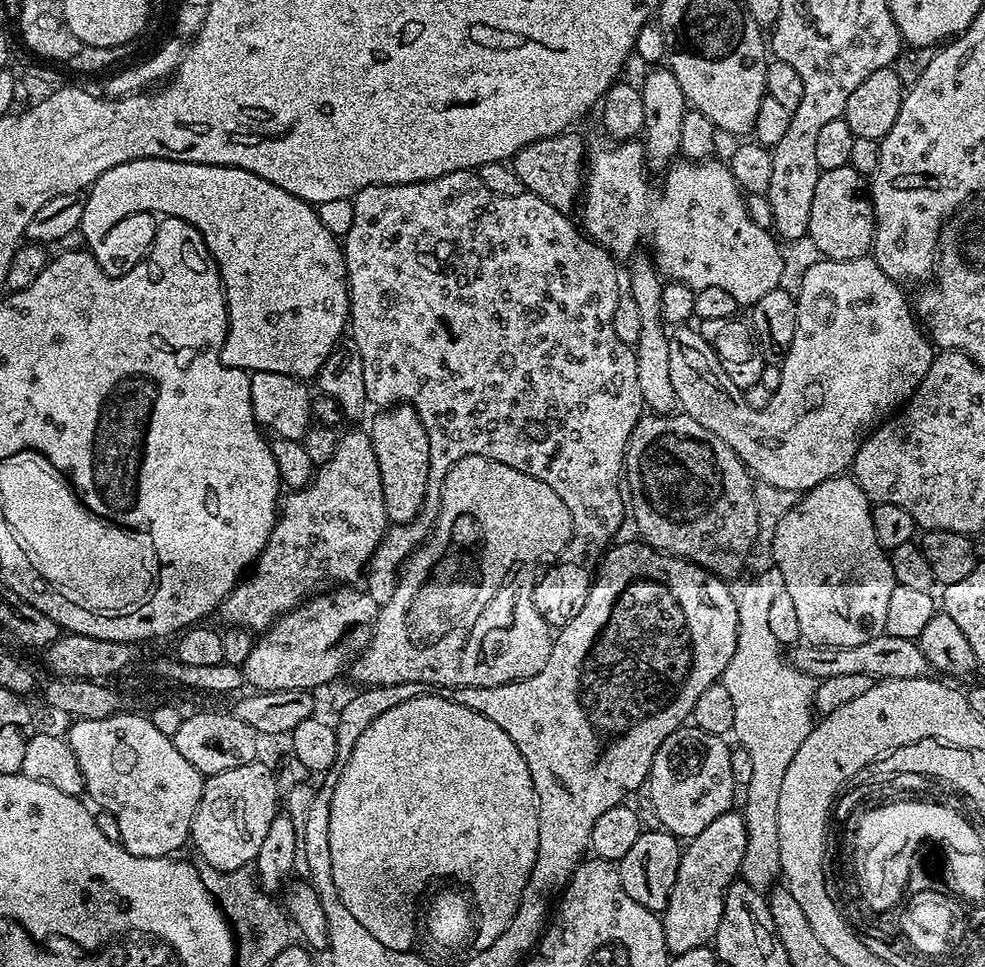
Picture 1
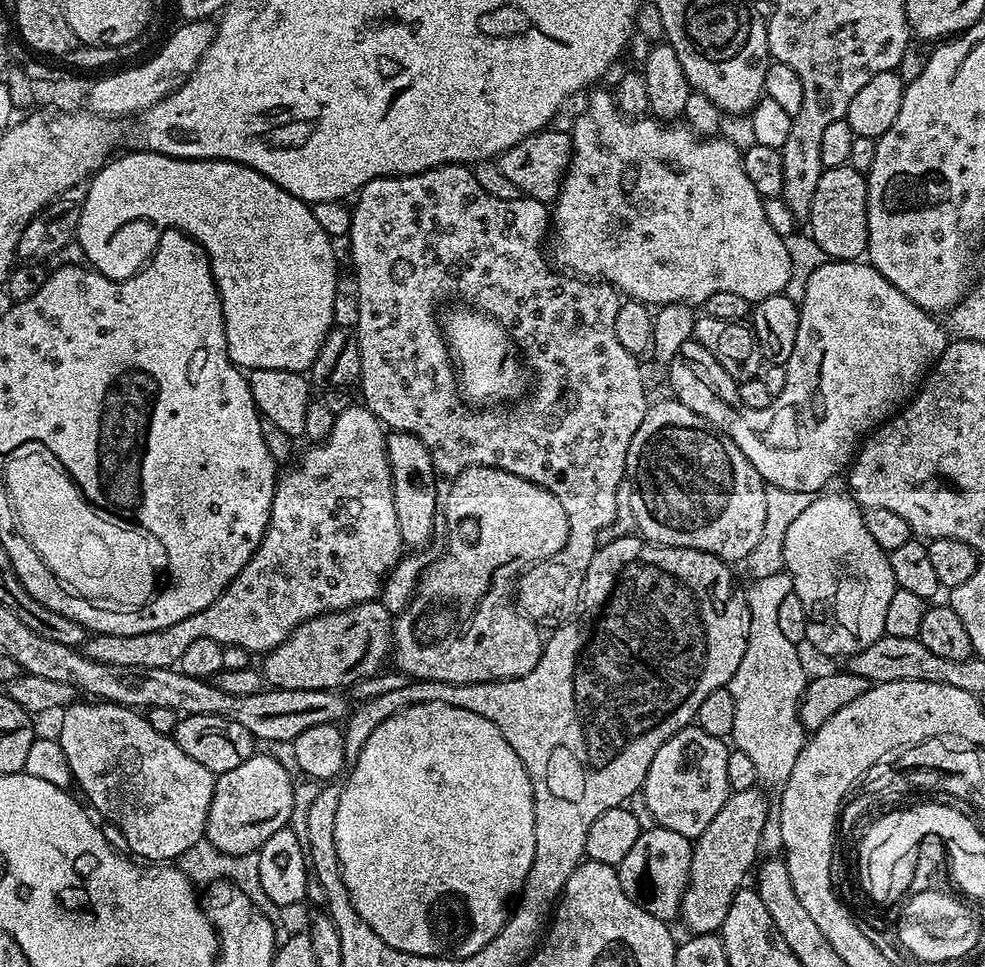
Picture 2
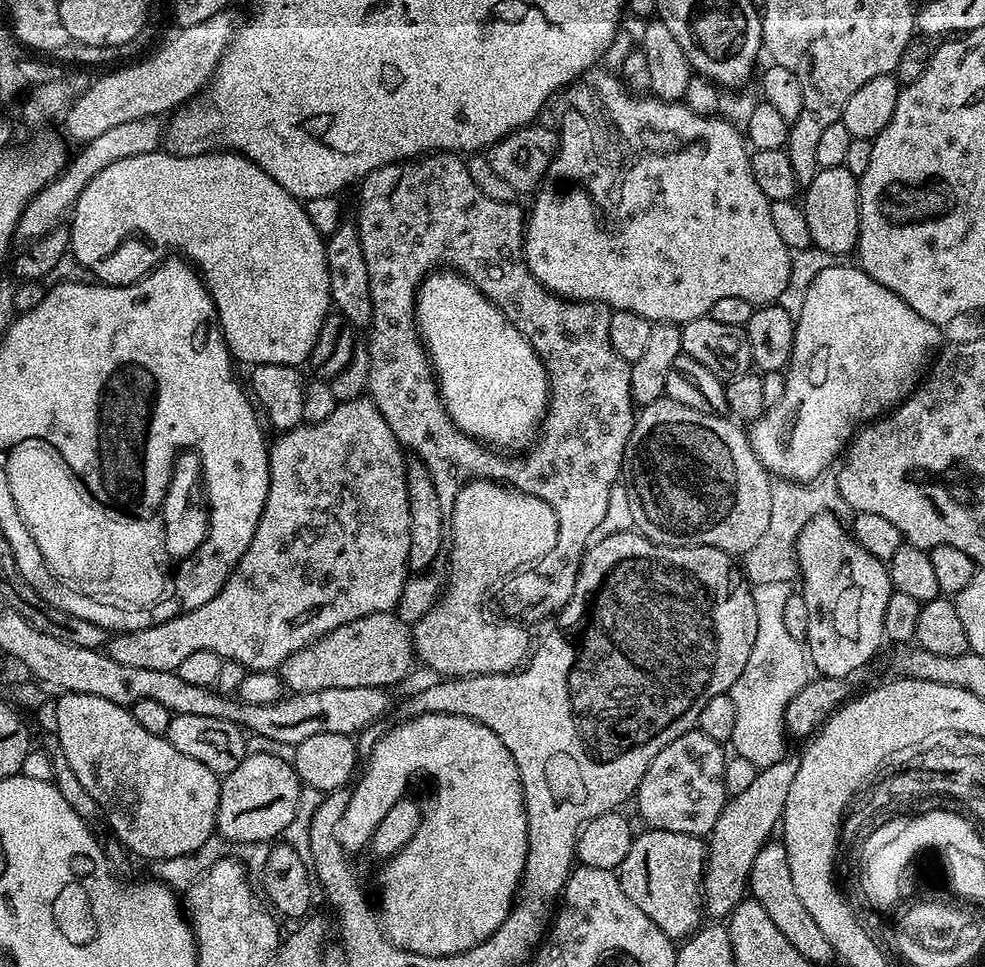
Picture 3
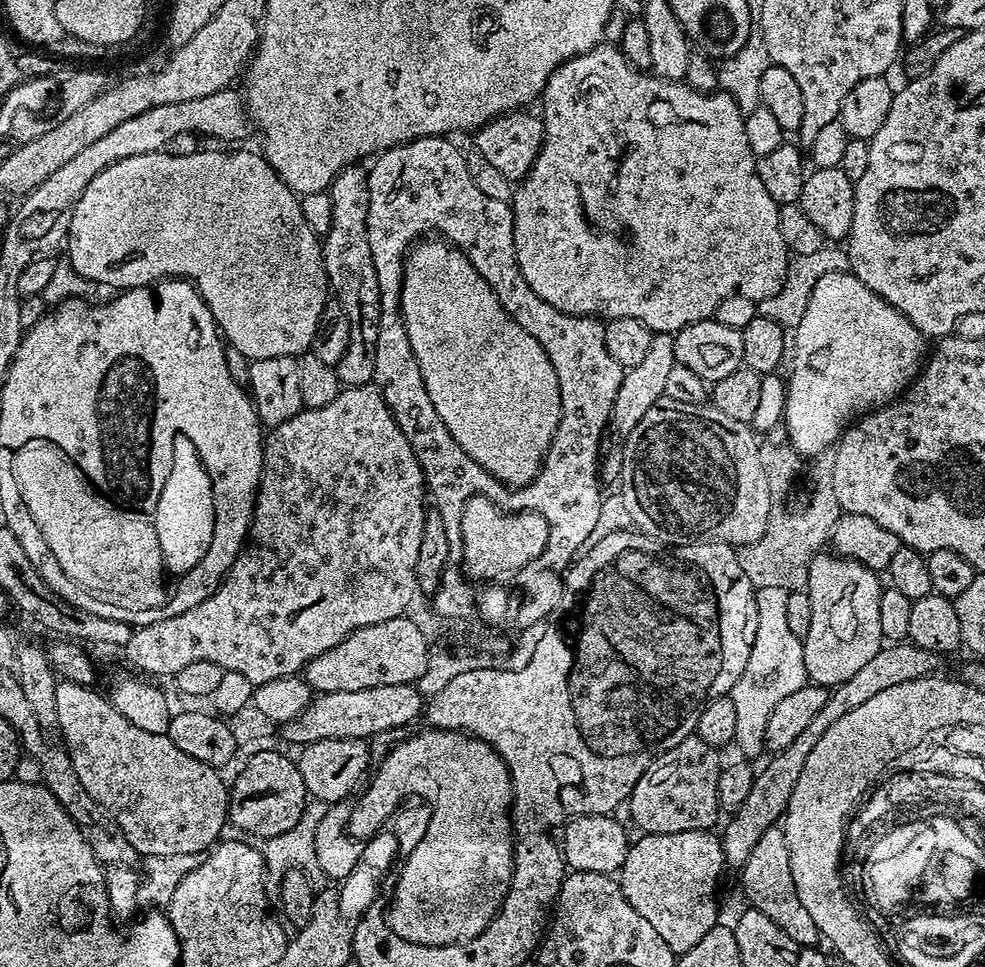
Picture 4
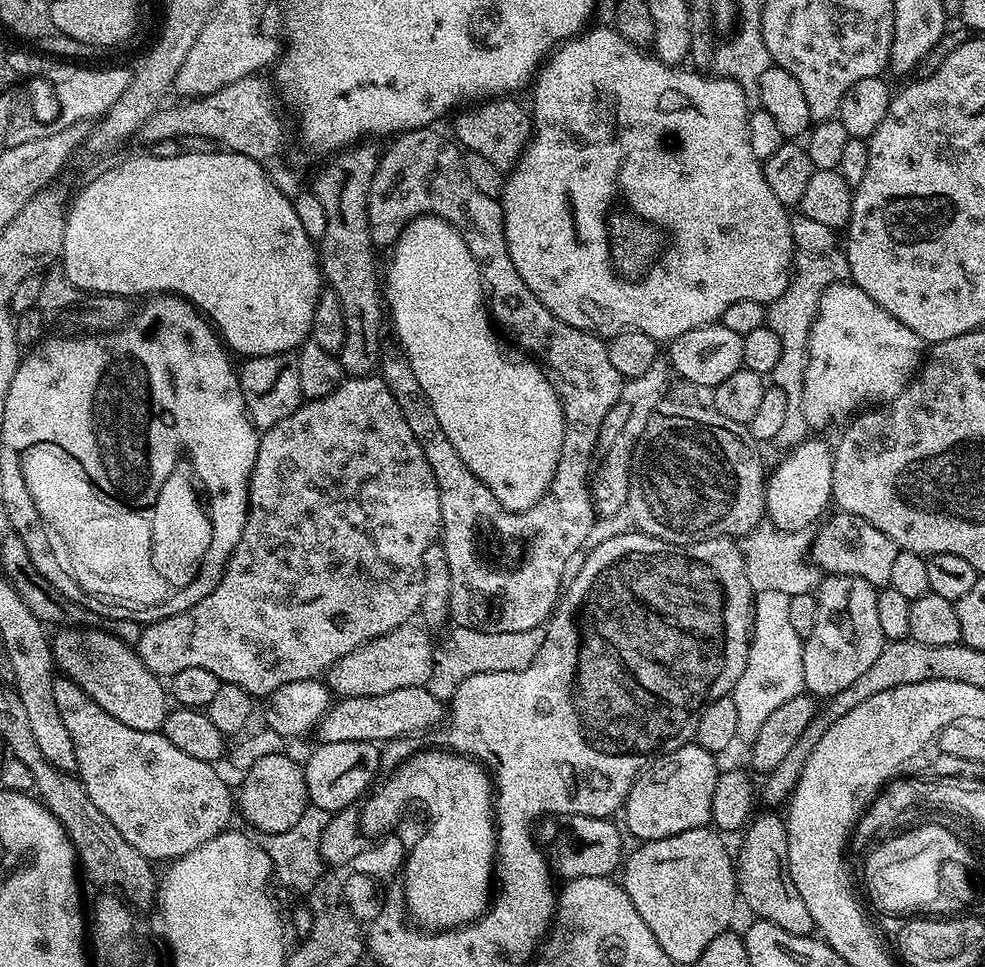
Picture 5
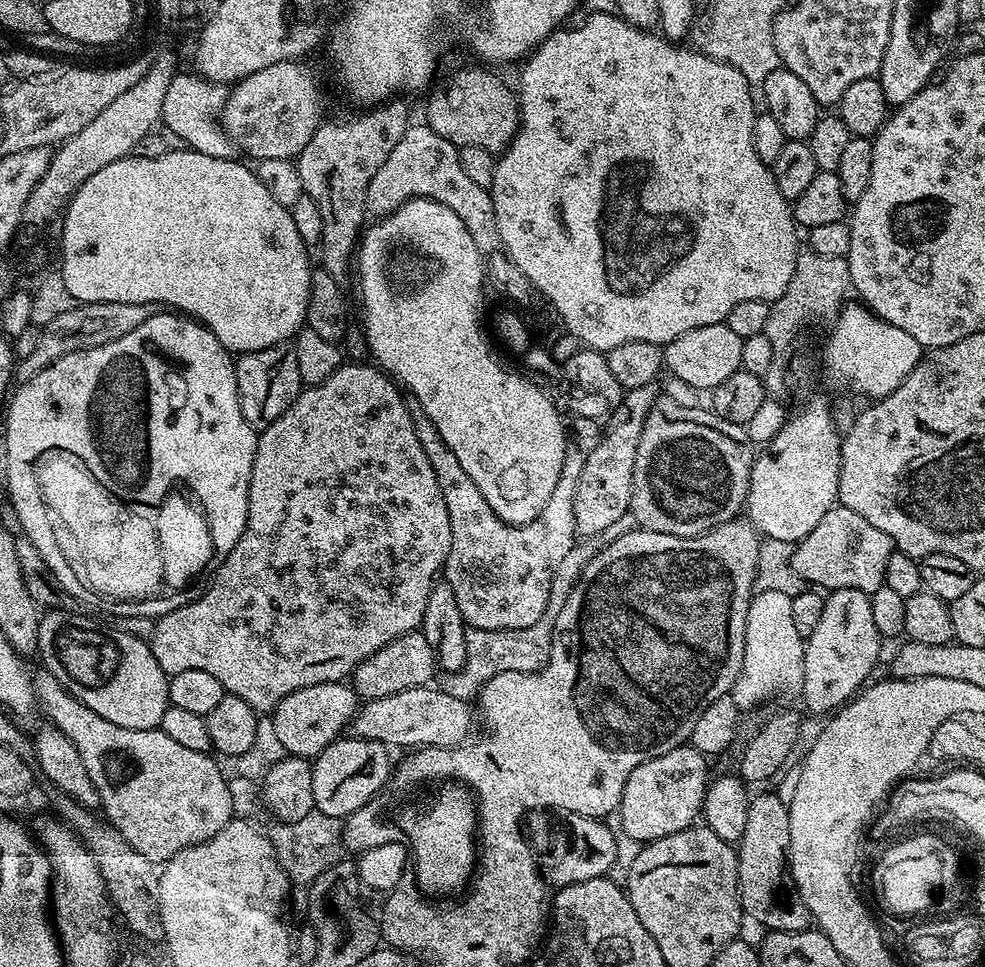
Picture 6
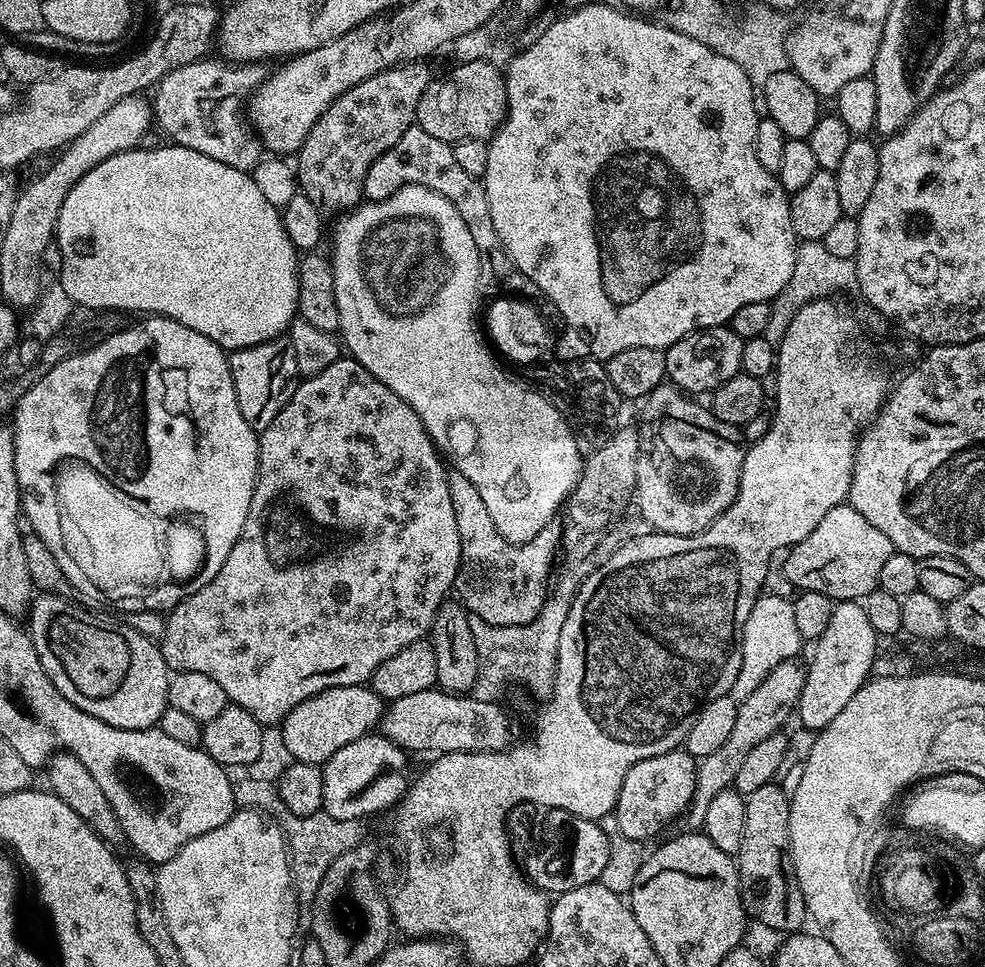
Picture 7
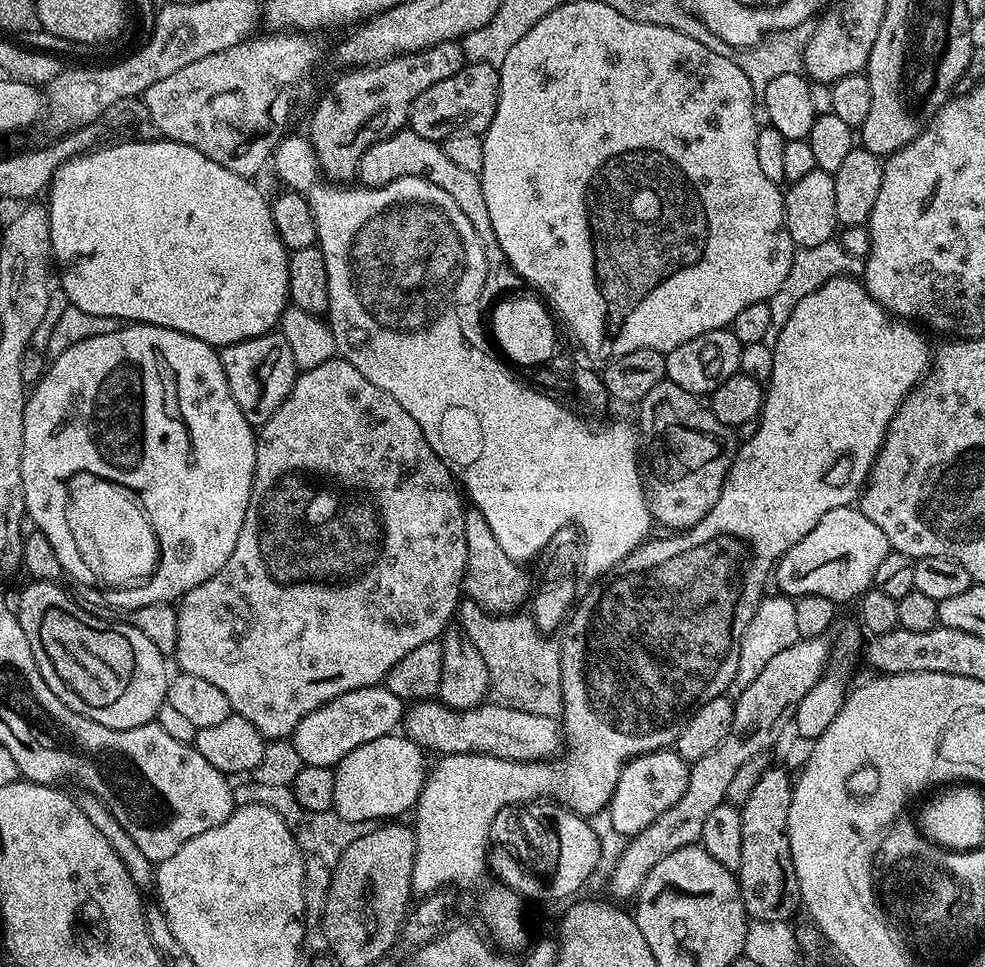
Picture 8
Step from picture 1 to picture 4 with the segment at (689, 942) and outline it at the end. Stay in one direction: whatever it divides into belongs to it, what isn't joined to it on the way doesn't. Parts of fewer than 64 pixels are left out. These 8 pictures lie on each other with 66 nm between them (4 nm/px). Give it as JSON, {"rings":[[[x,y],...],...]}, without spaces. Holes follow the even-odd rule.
{"rings":[[[892,642],[881,647],[870,662],[851,677],[846,678],[846,682],[835,685],[829,691],[826,706],[818,710],[817,716],[806,725],[806,730],[786,746],[786,750],[775,753],[771,757],[772,761],[756,772],[754,786],[750,786],[750,798],[737,812],[731,813],[727,817],[728,825],[722,831],[722,843],[724,846],[724,863],[729,869],[739,870],[743,868],[746,858],[750,858],[750,850],[758,843],[758,838],[768,828],[773,827],[783,817],[784,811],[788,808],[790,794],[794,794],[794,786],[798,786],[798,778],[802,774],[802,766],[806,766],[806,758],[810,758],[814,751],[814,745],[838,722],[838,718],[843,718],[845,714],[850,714],[850,710],[864,705],[869,698],[874,698],[874,694],[882,694],[882,690],[890,690],[890,686],[902,686],[902,682],[920,680],[923,676],[930,676],[941,671],[941,653],[922,650],[917,644],[911,642]]]}

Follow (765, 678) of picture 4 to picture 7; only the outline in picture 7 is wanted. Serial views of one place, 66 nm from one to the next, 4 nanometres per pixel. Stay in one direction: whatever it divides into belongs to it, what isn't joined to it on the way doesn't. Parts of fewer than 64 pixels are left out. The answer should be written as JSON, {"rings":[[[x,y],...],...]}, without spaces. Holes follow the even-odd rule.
{"rings":[[[761,594],[756,597],[754,606],[750,610],[750,618],[746,618],[746,626],[742,630],[742,666],[738,670],[738,678],[734,678],[731,695],[737,701],[745,700],[778,666],[787,660],[799,657],[802,641],[798,634],[798,626],[794,626],[794,606],[792,600],[786,596]]]}

